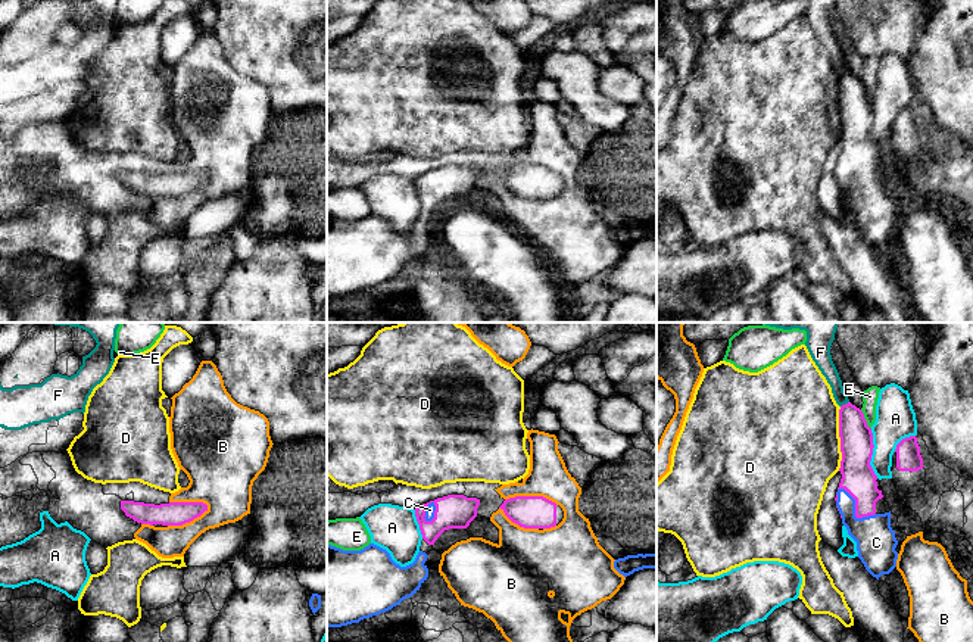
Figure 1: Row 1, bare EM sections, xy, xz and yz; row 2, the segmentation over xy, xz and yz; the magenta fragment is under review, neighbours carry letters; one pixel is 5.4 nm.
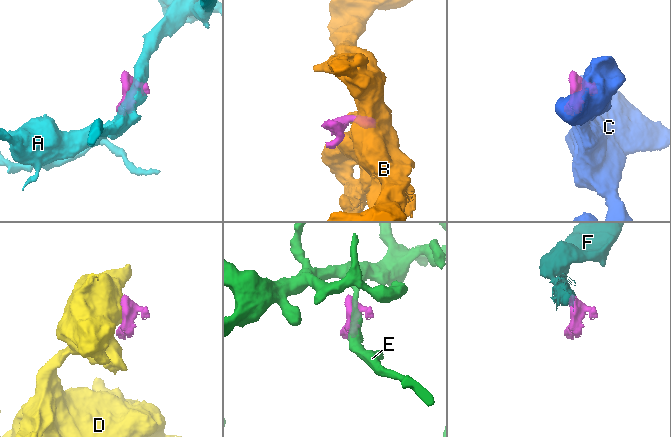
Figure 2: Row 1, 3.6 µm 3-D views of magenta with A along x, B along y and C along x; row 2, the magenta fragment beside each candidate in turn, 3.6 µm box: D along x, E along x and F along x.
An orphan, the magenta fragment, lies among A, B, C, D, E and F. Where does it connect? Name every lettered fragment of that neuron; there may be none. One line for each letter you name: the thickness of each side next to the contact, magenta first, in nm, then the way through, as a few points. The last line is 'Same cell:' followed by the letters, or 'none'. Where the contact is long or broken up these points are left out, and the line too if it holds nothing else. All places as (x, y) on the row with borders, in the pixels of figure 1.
C: 190 nm thick on the magenta side, 220 nm on the other
Same cell: C

